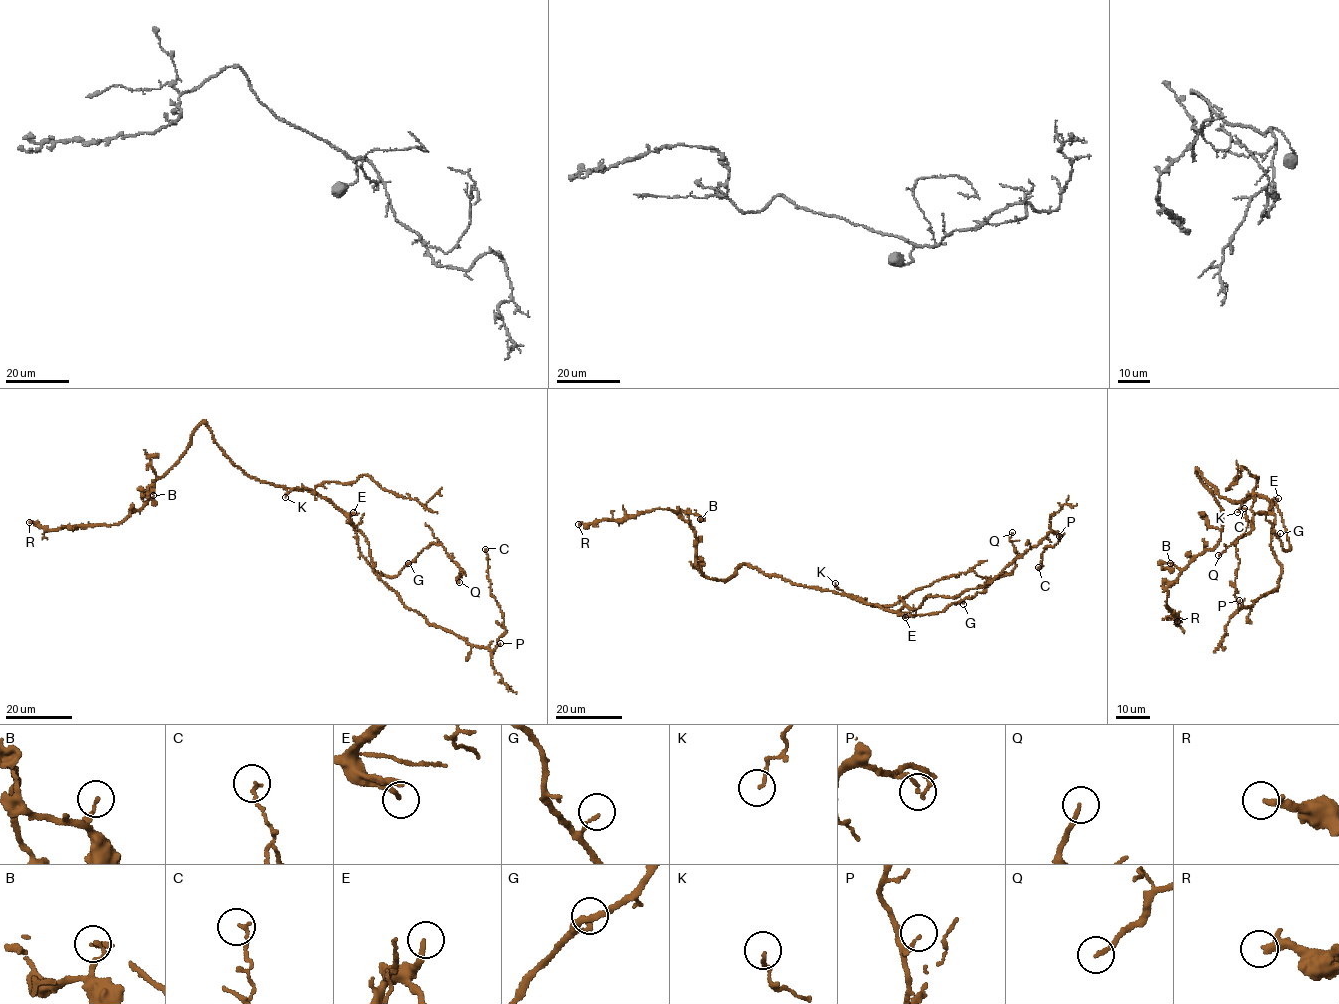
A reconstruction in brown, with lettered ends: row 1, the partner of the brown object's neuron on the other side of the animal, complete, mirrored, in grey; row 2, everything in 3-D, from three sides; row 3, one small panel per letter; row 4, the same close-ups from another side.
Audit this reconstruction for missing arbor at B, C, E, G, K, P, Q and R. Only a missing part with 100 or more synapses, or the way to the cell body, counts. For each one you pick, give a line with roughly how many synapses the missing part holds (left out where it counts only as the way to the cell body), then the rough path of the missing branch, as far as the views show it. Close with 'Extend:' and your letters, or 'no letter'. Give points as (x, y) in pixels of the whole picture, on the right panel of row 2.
E: Course of what is missing: (1278, 498), (1283, 492), (1293, 506), (1297, 524), (1299, 574), (1307, 585)
R: Roughly 100 synapses. Course of what is missing: (1177, 621), (1177, 626), (1183, 627), (1191, 635)
Extend: E, R

